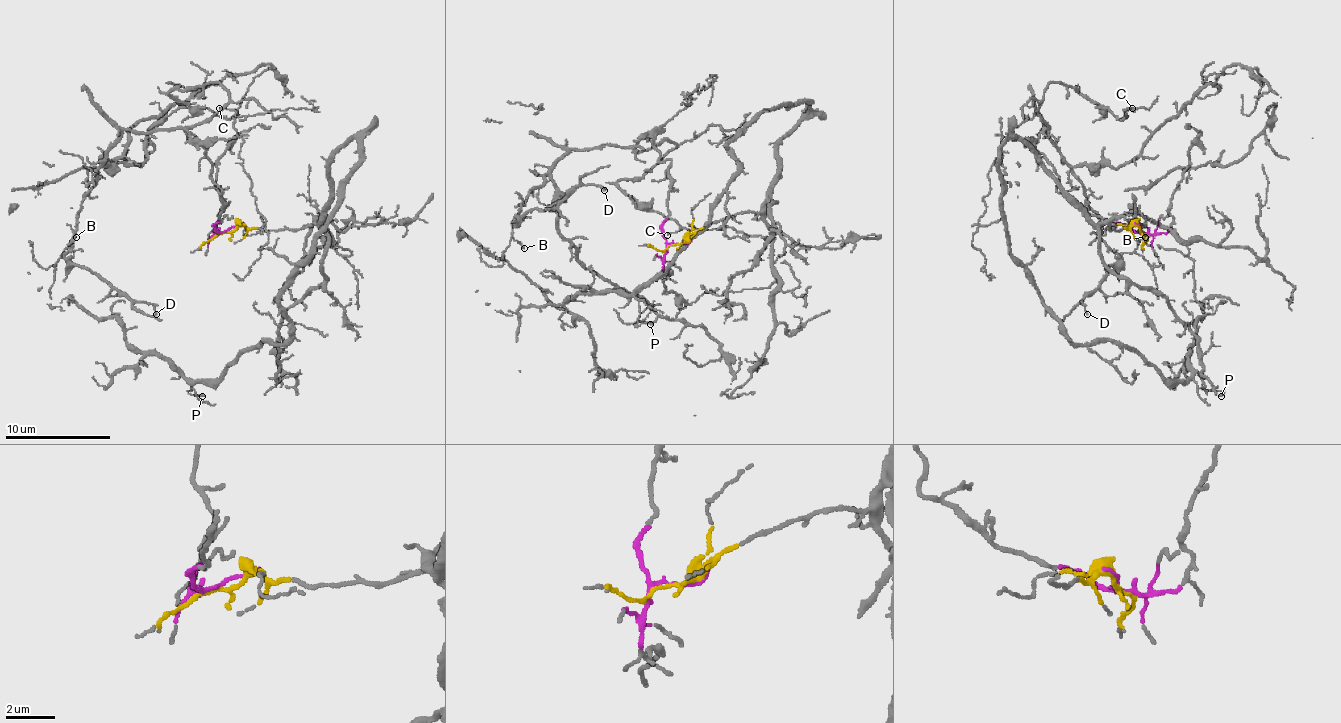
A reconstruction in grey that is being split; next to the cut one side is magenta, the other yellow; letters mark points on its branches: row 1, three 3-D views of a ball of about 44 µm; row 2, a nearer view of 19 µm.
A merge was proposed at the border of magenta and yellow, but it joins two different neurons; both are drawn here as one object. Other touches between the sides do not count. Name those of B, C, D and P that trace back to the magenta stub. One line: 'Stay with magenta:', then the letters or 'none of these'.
Stay with magenta: B, C, D

